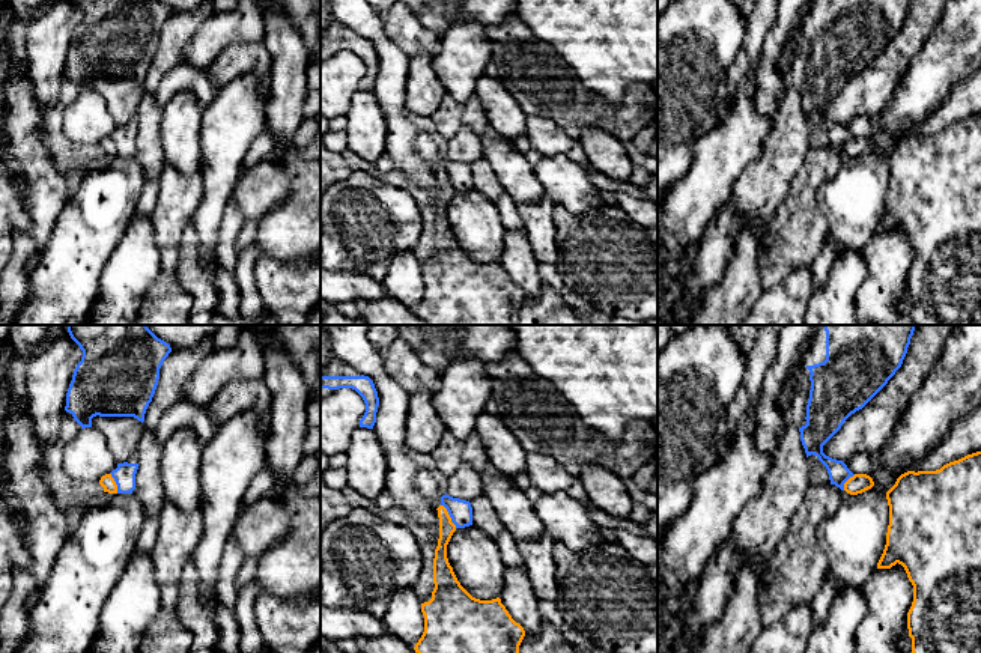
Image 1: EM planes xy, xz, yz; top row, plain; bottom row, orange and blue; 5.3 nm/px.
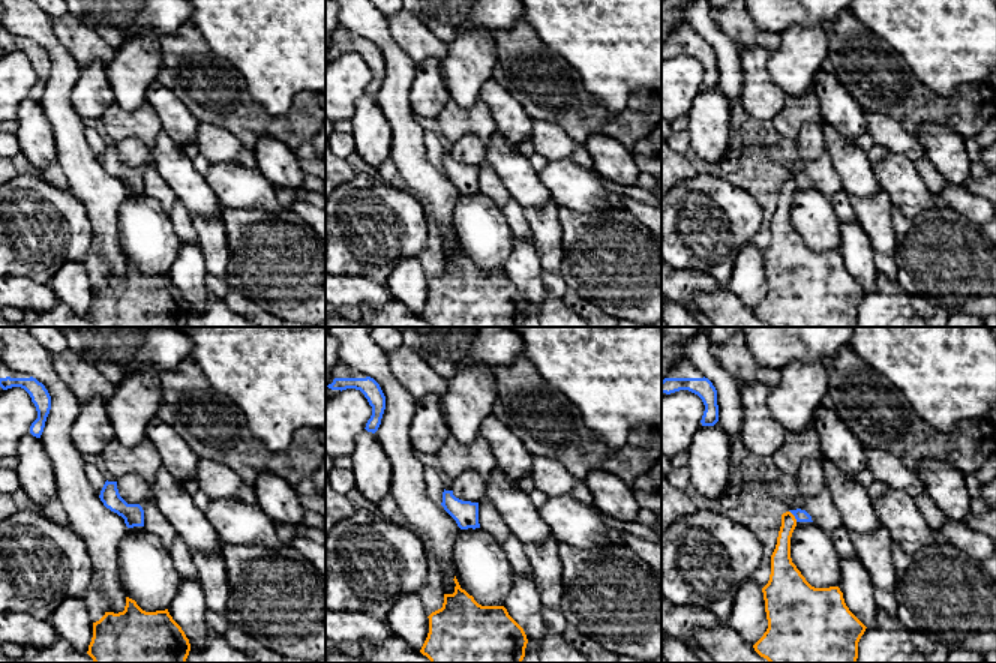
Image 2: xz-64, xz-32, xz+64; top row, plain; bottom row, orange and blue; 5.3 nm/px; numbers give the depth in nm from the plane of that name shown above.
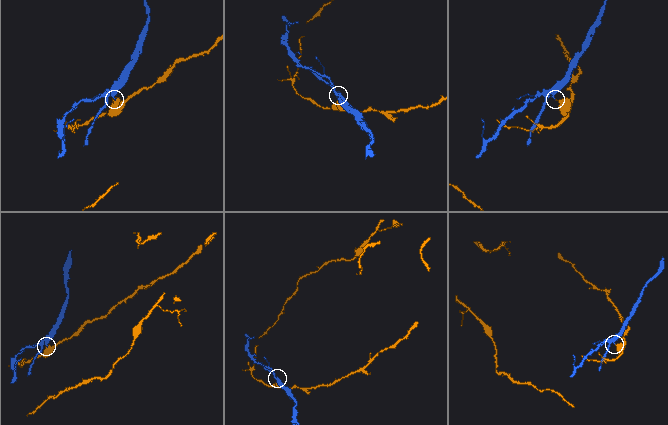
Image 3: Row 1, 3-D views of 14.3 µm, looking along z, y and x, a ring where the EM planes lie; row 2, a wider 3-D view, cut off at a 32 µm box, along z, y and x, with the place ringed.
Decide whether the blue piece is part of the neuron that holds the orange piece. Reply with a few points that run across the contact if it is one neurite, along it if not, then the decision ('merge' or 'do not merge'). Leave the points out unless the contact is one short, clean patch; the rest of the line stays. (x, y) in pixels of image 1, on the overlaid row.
xz (441, 504), (456, 527) | do not merge

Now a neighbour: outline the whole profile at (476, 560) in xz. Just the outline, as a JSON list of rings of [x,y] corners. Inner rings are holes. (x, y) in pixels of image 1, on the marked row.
[[[475,525],[456,528],[448,545],[447,558],[460,585],[475,599],[500,597],[506,569],[492,537]]]

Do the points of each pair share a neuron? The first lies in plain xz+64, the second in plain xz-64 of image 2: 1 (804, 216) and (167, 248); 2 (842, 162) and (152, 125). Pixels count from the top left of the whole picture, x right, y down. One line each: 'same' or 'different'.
1: same
2: different

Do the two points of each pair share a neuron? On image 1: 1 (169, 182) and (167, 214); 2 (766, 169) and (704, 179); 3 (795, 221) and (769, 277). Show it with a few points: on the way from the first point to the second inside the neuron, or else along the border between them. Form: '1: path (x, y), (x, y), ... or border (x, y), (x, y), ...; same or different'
1: path (169, 190), (169, 206); same
2: border (763, 145), (763, 151), (736, 181), (730, 197); different
3: path (795, 235), (777, 264); same

